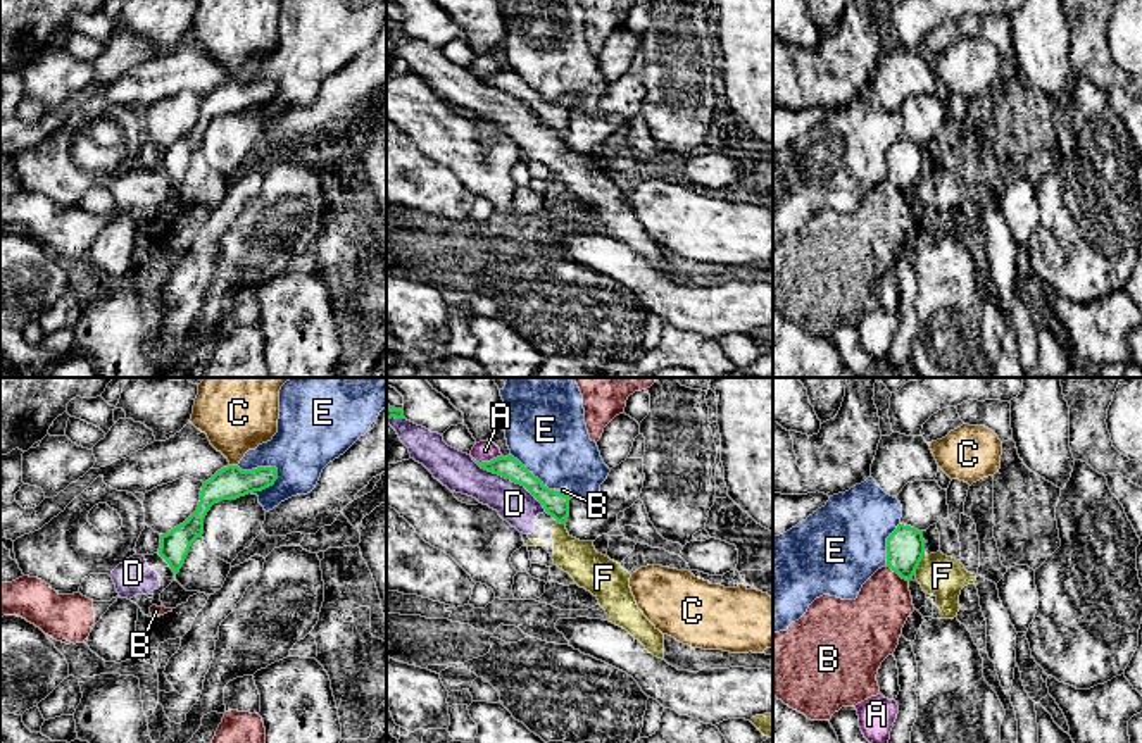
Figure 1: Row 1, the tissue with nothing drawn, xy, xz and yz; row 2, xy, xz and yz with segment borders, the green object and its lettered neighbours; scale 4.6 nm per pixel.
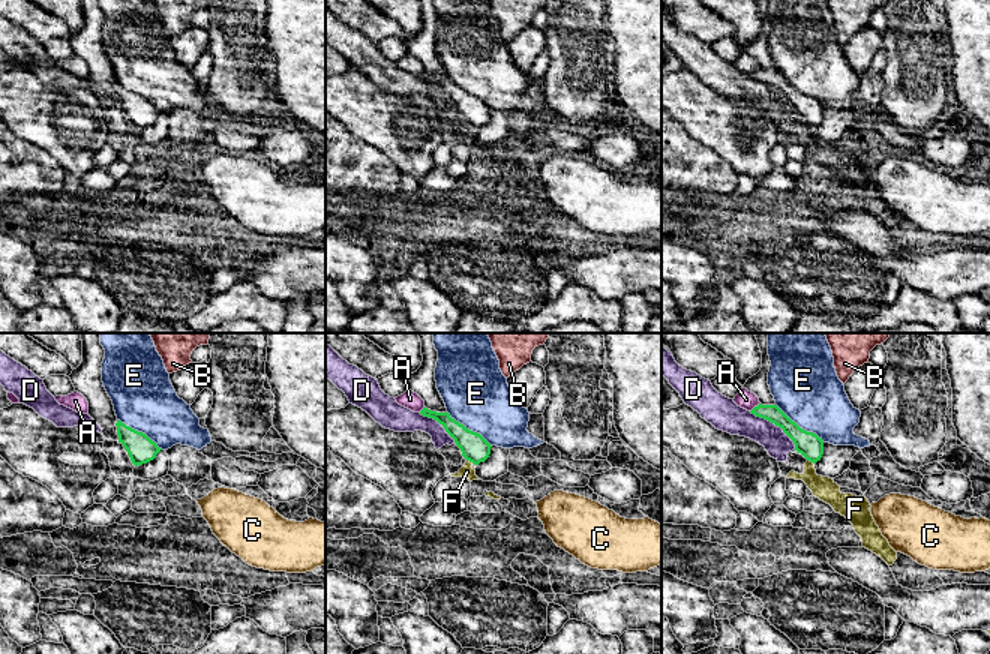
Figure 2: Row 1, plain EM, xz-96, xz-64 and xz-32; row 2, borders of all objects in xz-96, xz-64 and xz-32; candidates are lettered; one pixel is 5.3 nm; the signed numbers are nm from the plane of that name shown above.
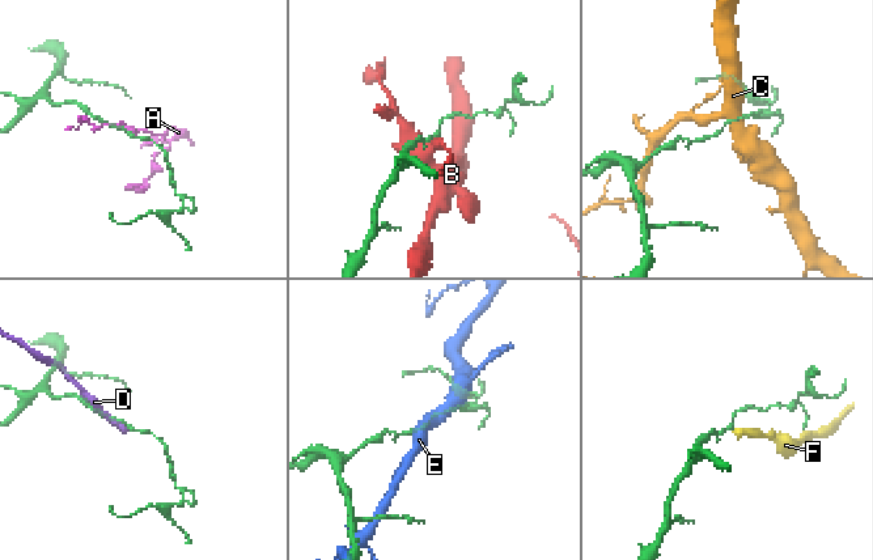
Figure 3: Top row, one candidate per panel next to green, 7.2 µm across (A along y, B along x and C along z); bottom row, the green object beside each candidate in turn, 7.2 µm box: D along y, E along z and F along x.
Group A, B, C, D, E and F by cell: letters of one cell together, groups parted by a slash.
A / B / C / D F / E

